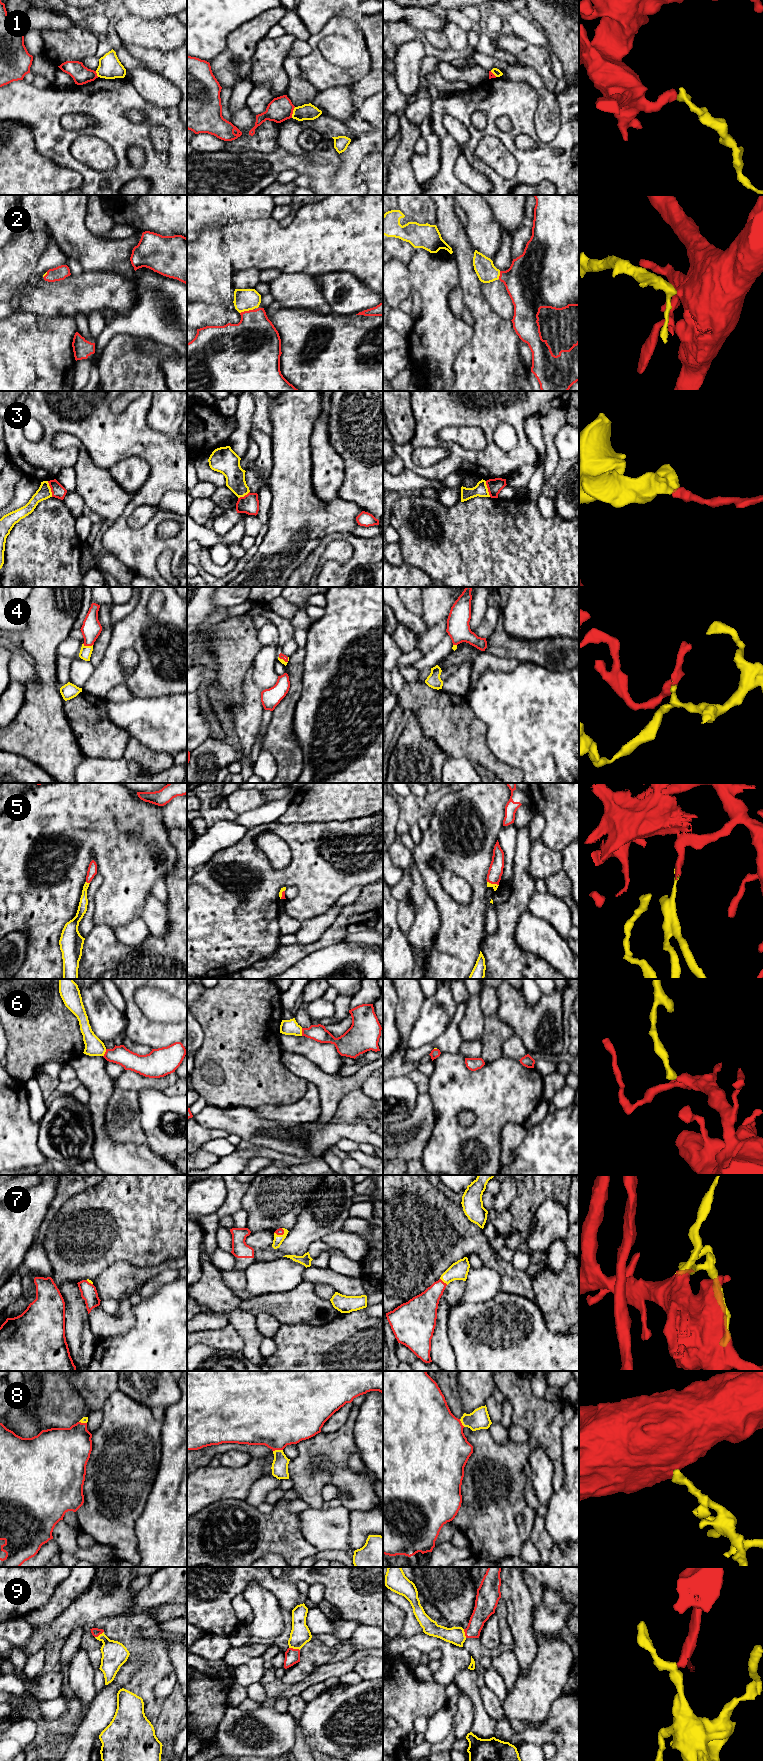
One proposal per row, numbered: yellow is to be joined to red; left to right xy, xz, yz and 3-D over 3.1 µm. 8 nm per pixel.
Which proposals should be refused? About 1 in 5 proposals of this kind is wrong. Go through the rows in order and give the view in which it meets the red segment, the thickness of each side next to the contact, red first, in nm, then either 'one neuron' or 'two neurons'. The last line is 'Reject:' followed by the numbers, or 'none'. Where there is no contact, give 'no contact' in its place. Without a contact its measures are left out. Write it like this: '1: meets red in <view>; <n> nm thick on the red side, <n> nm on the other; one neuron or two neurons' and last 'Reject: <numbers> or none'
1: meets red in xz; 190 nm thick on the red side, 130 nm on the other; two neurons
2: meets red in xz; 400 nm thick on the red side, 180 nm on the other; one neuron
3: meets red in xy; 110 nm thick on the red side, 110 nm on the other; two neurons
4: meets red in xy; 160 nm thick on the red side, 100 nm on the other; one neuron
5: meets red in xy; 80 nm thick on the red side, 80 nm on the other; one neuron
6: meets red in xz; 130 nm thick on the red side, 130 nm on the other; one neuron
7: meets red in yz; 220 nm thick on the red side, 150 nm on the other; one neuron
8: meets red in xz; 460 nm thick on the red side, 130 nm on the other; one neuron
9: meets red in xz; 130 nm thick on the red side, 160 nm on the other; one neuron
Reject: 1, 3

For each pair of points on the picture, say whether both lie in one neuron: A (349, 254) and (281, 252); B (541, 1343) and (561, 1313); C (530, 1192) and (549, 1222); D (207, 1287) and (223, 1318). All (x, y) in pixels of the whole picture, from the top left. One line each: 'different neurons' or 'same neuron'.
A: same neuron
B: different neurons
C: different neurons
D: different neurons

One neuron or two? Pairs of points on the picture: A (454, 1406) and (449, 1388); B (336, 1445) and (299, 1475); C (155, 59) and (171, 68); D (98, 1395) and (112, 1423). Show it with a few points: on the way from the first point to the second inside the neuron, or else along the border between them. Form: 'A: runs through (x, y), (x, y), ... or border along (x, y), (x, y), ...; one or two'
A: runs through (454, 1402), (451, 1392); one
B: runs through (327, 1452), (308, 1469); one
C: border along (164, 53), (164, 69), (161, 74); two
D: border along (117, 1389), (101, 1408); two

